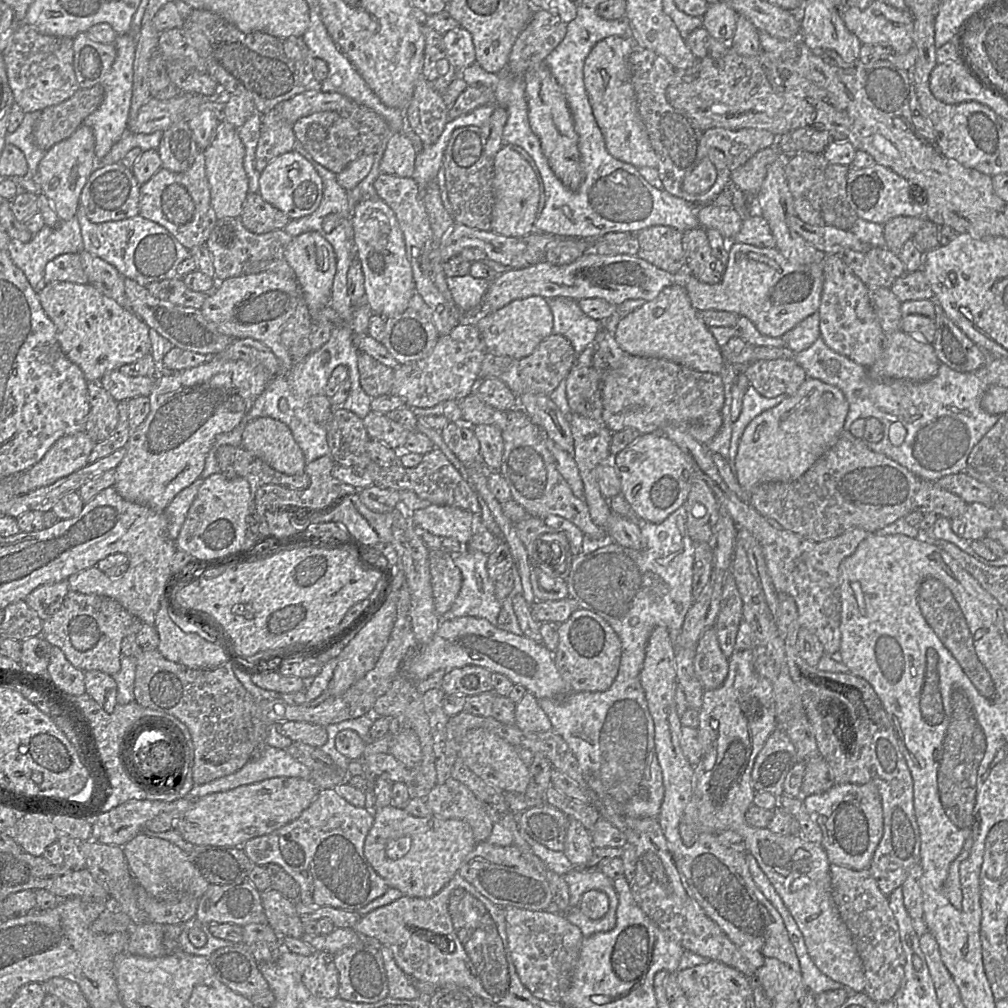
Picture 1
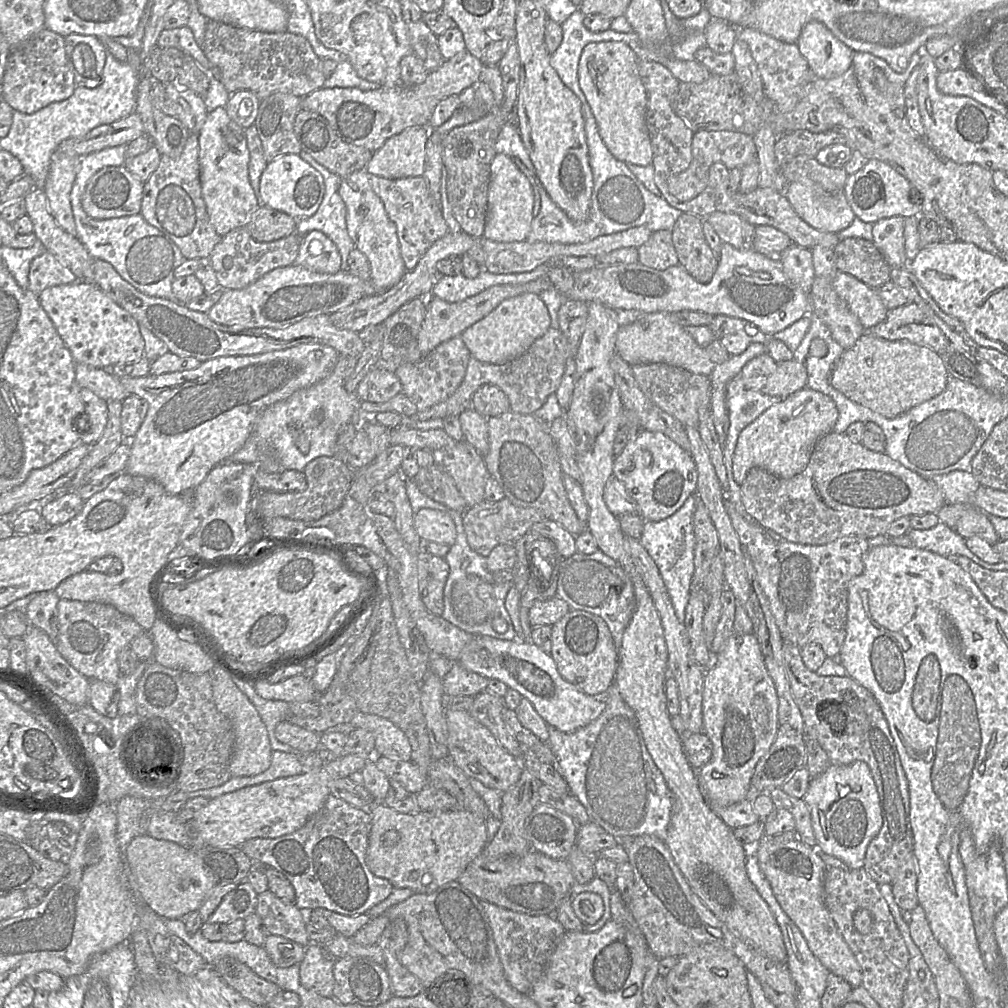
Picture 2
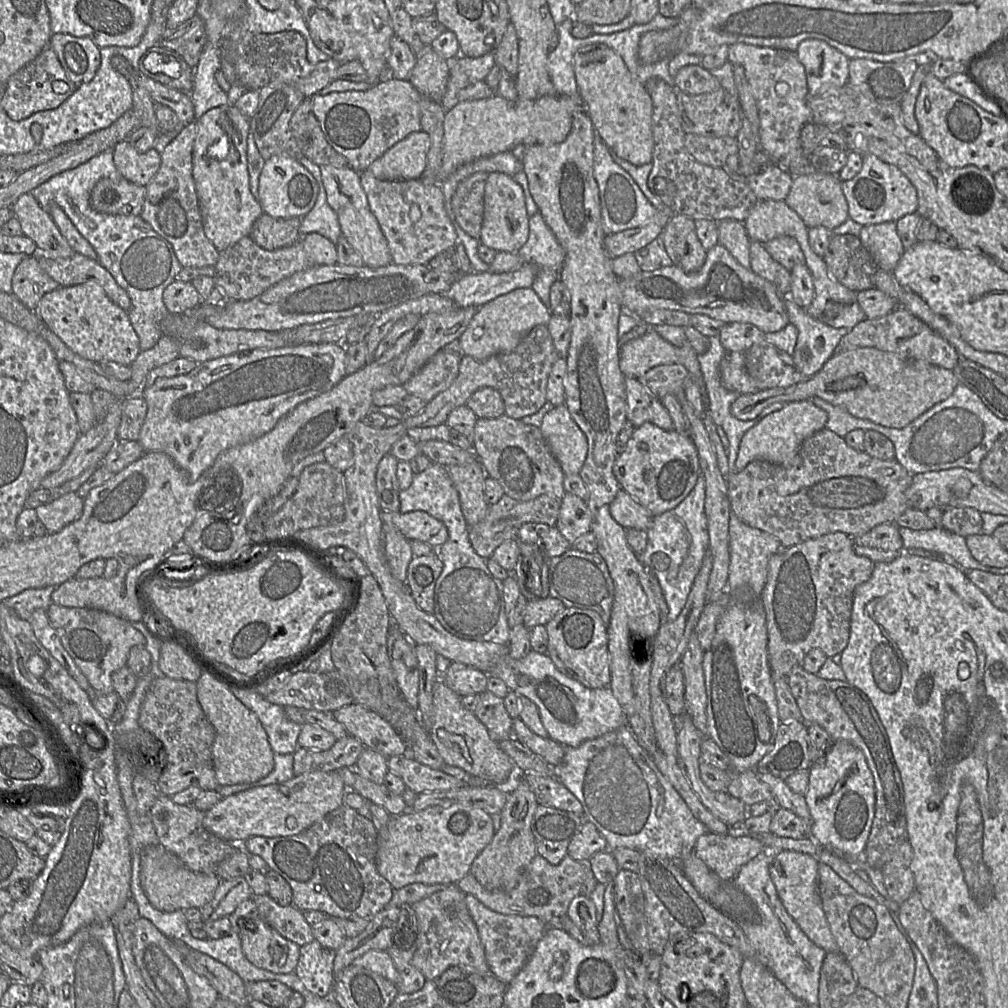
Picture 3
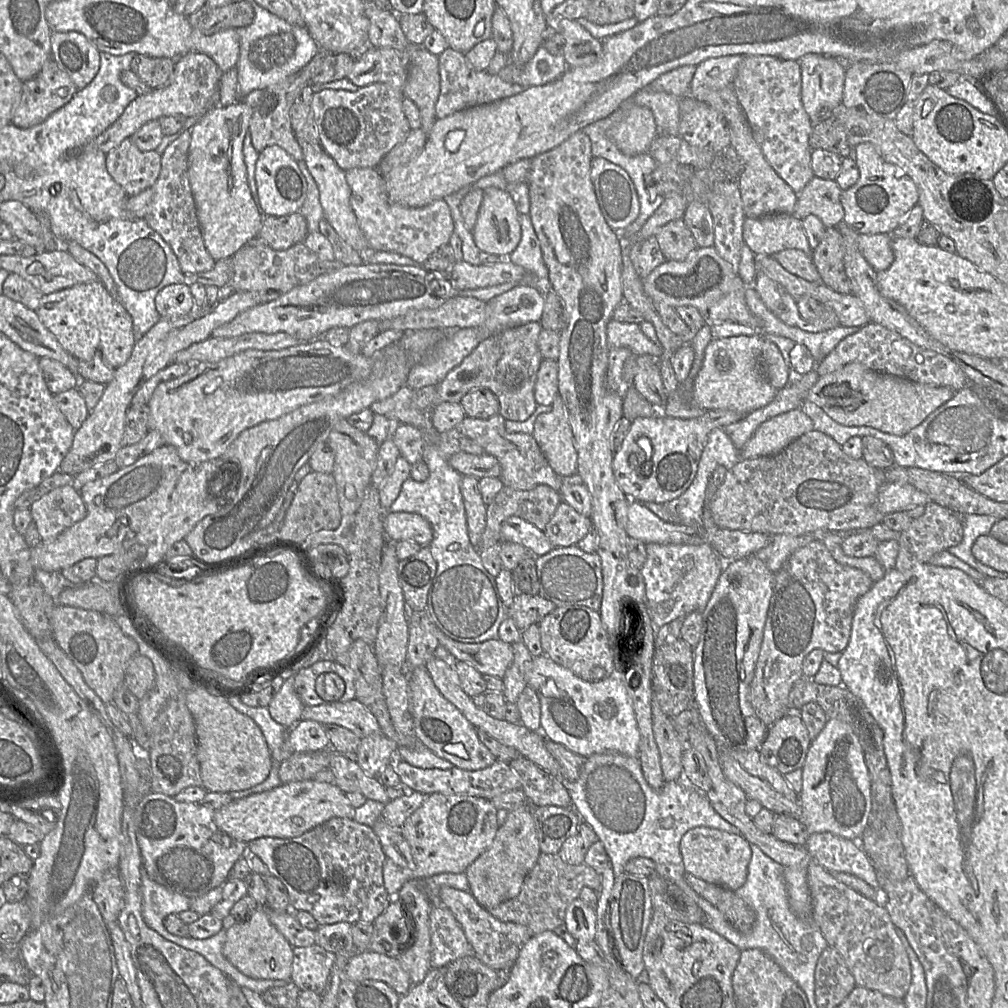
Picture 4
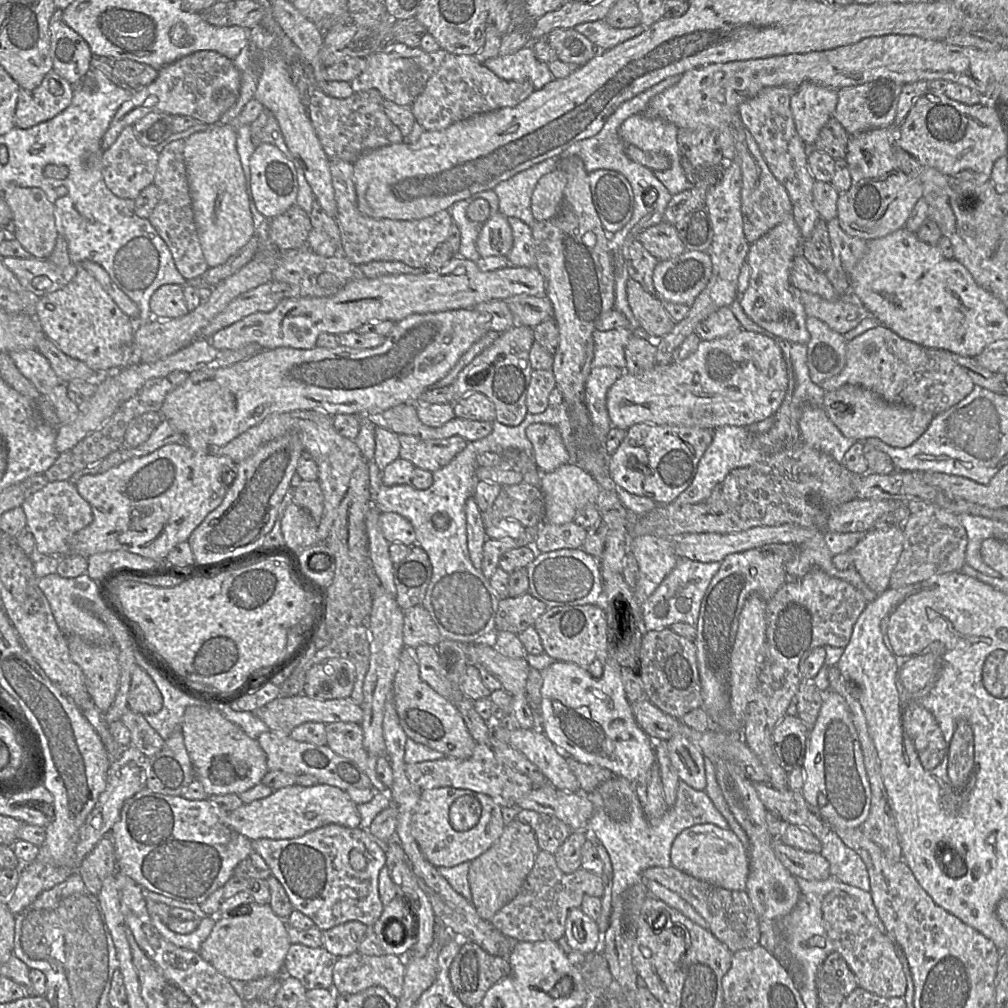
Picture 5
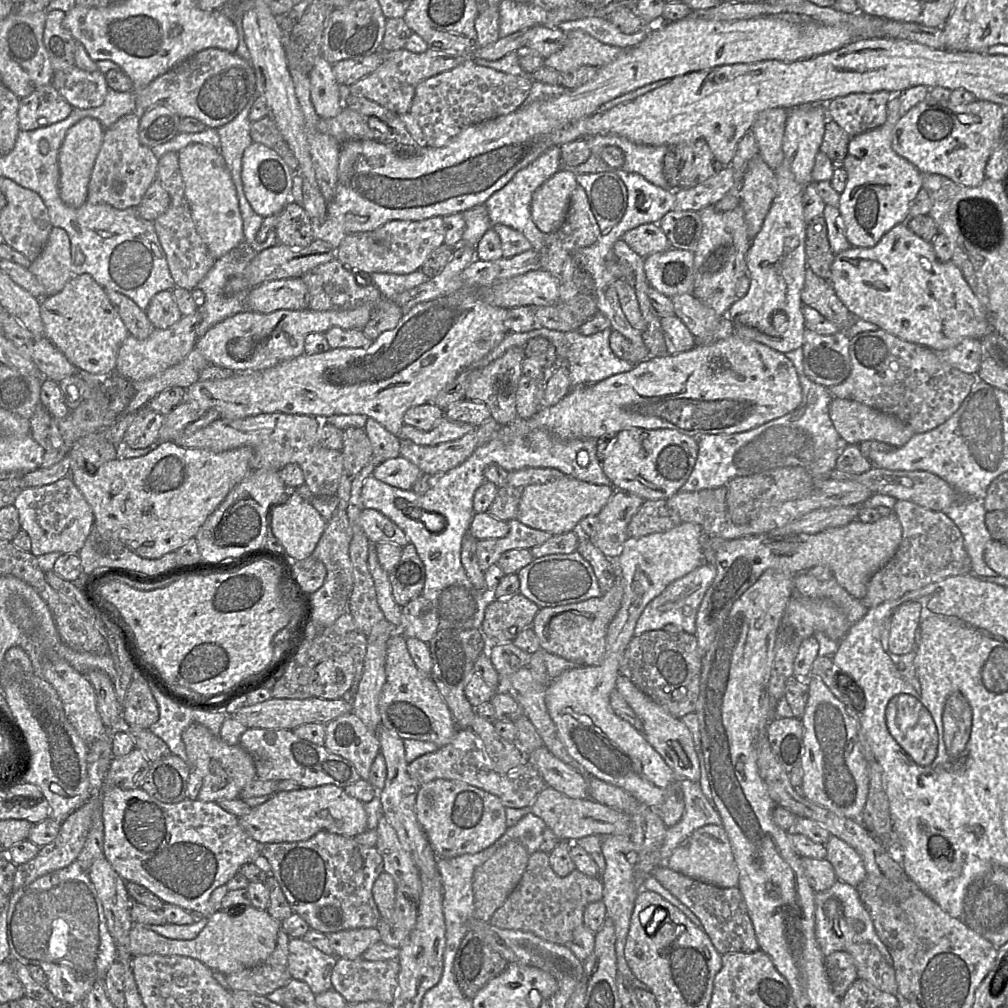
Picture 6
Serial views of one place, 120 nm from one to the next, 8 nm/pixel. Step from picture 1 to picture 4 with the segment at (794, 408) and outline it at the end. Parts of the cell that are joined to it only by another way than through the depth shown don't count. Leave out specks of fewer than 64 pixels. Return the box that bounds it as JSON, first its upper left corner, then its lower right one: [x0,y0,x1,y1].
[741,408,813,459]

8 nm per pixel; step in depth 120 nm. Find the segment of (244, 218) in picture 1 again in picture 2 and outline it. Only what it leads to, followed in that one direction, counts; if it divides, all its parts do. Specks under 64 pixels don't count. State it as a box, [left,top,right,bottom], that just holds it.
[246,205,297,242]

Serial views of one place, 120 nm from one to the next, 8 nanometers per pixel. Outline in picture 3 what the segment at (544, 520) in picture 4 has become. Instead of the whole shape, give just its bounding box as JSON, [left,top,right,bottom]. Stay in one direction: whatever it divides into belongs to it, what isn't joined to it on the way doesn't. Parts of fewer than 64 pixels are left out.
[469,494,561,559]

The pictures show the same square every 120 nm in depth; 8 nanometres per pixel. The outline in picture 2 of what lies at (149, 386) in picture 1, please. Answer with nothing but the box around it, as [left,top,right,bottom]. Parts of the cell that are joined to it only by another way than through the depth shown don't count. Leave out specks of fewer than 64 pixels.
[75,363,129,401]

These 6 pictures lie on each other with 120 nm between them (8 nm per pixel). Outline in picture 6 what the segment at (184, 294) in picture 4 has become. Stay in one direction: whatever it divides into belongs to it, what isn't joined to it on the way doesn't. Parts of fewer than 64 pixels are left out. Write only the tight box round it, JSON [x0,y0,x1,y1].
[145,290,181,329]

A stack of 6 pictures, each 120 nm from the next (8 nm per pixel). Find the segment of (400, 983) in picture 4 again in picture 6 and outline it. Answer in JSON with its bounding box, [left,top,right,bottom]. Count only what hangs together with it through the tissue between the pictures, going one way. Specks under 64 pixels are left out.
[332,957,399,1005]

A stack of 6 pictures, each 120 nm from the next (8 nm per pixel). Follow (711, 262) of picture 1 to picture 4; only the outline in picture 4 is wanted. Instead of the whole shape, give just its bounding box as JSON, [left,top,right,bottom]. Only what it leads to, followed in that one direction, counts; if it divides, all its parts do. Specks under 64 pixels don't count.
[654,218,698,261]

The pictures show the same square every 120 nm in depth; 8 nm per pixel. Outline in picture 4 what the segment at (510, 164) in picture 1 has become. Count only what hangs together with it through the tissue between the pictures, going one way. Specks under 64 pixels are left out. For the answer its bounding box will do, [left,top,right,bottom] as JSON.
[472,189,521,256]

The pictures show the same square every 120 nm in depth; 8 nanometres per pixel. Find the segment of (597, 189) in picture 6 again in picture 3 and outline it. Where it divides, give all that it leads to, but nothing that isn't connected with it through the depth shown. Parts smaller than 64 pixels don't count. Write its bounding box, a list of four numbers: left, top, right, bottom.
[594,129,659,235]

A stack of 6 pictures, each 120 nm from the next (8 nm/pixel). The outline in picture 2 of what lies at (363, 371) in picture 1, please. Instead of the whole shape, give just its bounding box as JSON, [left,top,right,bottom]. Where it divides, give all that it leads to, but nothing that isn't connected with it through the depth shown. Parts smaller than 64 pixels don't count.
[356,366,401,403]

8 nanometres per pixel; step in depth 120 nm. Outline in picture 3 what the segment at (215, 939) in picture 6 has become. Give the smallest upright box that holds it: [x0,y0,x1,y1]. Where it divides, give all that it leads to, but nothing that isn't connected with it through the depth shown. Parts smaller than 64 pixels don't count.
[238,918,300,974]

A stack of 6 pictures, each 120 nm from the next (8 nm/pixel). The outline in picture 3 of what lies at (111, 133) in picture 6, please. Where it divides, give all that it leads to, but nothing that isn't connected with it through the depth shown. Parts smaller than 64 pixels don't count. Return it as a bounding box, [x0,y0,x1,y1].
[112,140,161,186]

